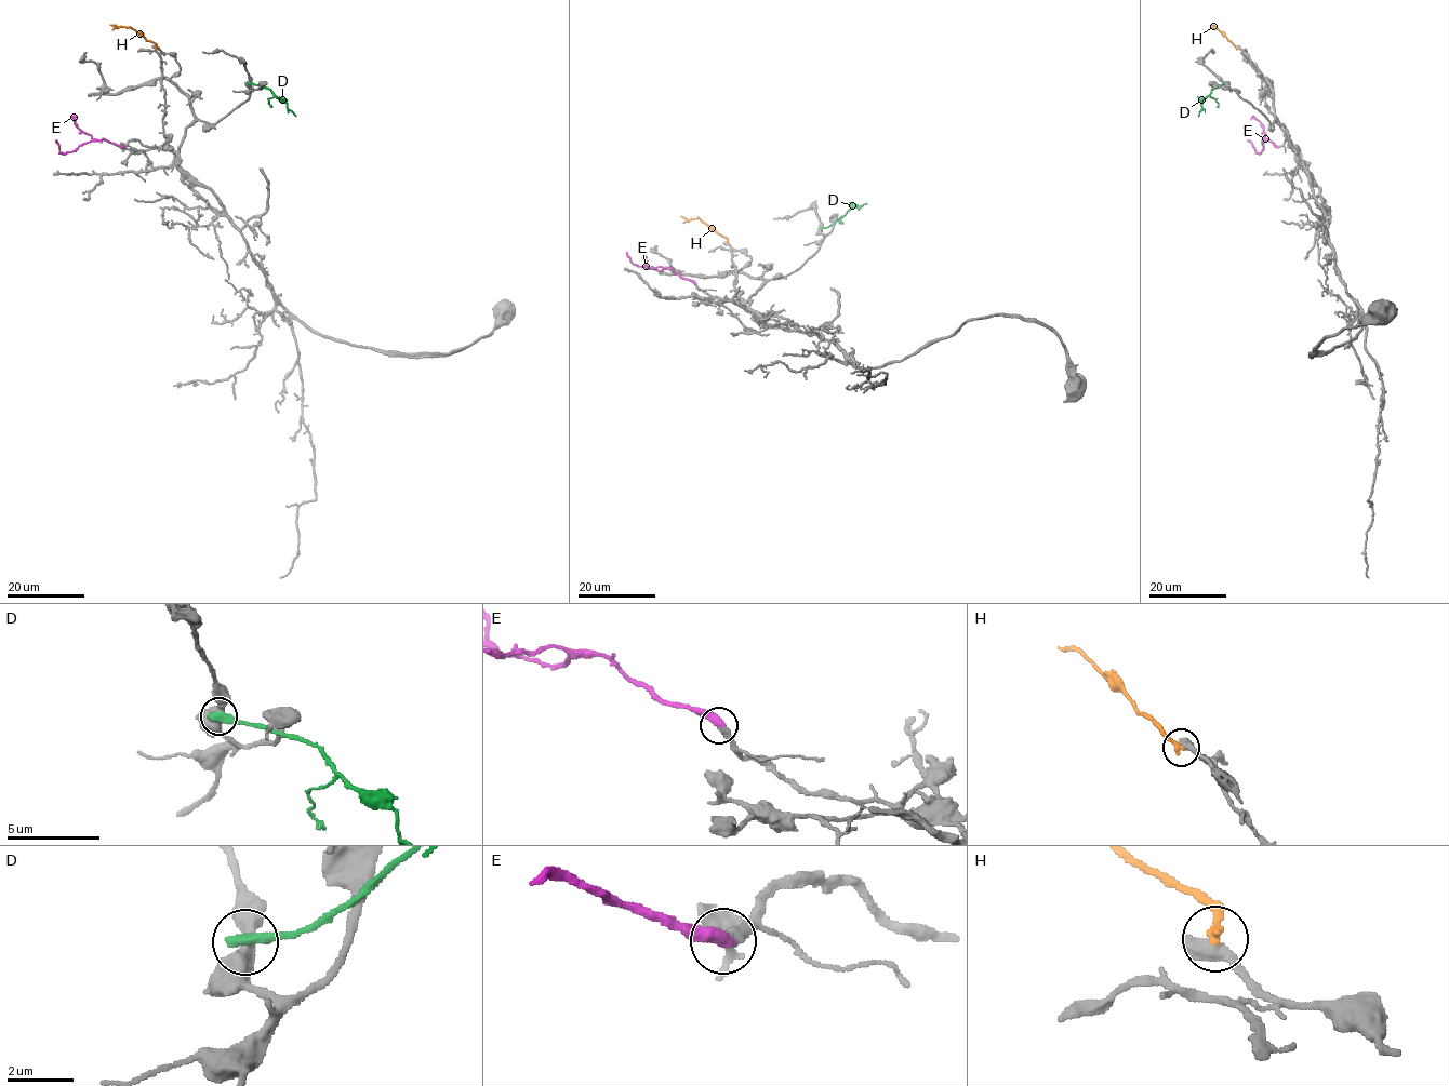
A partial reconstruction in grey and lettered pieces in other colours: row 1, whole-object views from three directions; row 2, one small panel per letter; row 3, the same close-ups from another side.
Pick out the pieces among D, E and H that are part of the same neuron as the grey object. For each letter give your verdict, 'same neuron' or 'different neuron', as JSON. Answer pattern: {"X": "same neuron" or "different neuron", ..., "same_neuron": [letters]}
{"D": "different neuron", "E": "same neuron", "H": "different neuron", "same_neuron": ["E"]}

